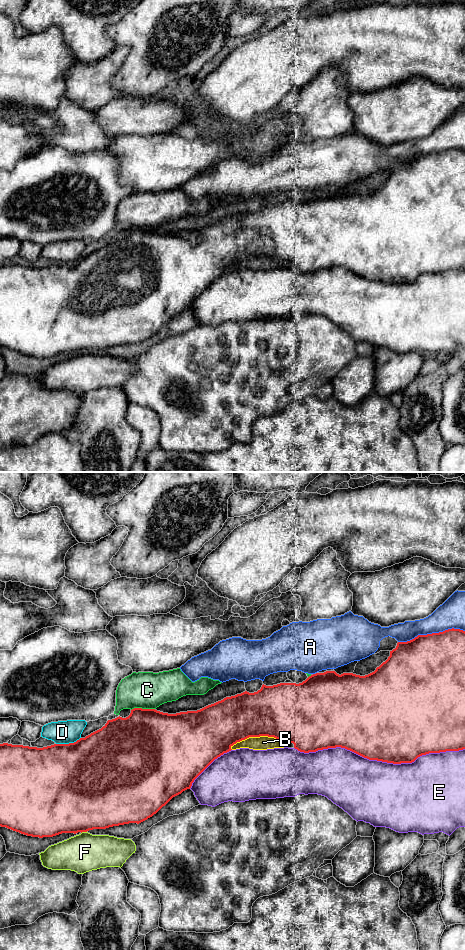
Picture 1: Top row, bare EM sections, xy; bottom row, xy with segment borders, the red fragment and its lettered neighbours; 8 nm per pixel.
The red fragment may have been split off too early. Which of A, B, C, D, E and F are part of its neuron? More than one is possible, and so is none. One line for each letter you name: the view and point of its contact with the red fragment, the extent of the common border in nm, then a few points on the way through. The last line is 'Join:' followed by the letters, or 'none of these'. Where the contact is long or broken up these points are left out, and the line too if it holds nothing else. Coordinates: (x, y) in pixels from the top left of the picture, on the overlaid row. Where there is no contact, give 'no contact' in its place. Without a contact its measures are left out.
Join: none of these

